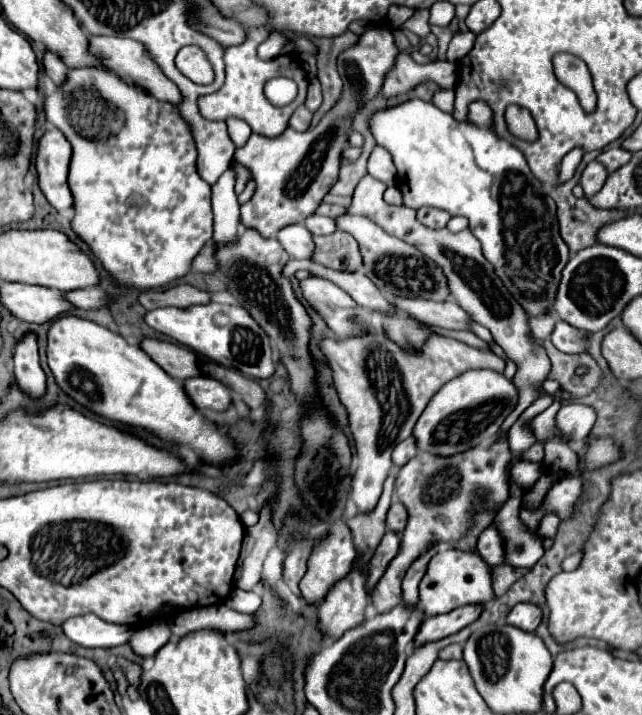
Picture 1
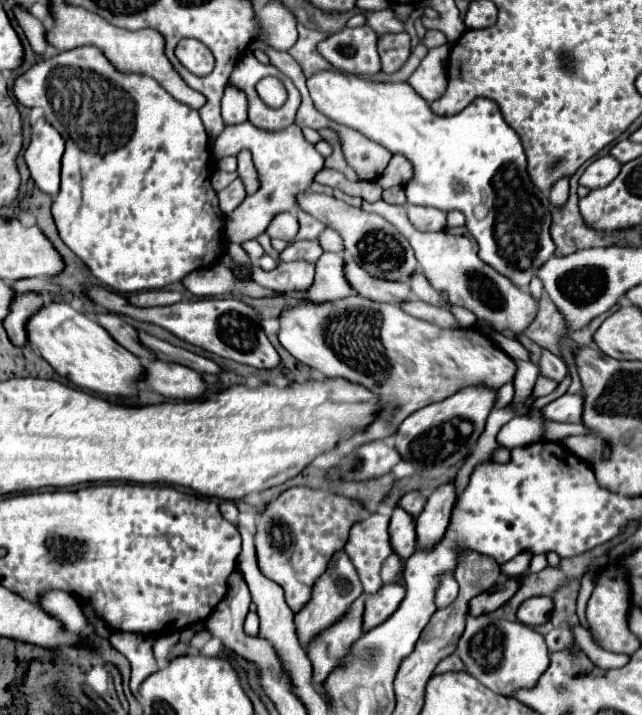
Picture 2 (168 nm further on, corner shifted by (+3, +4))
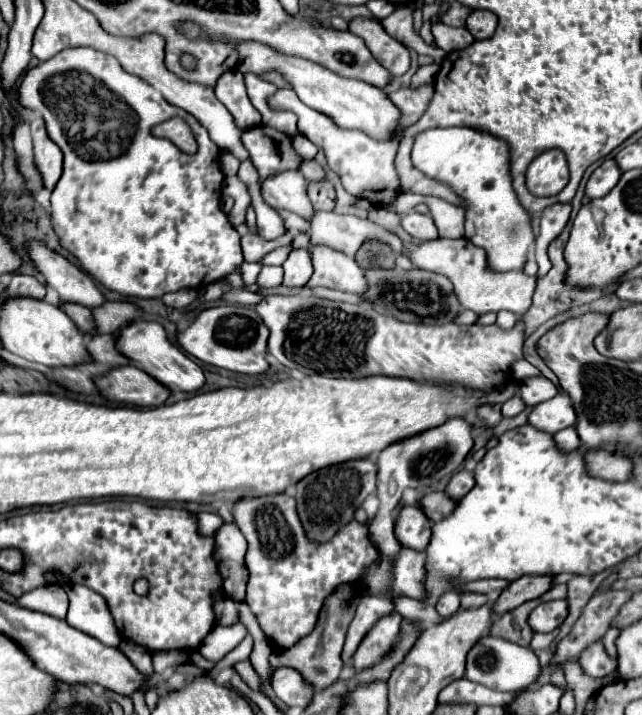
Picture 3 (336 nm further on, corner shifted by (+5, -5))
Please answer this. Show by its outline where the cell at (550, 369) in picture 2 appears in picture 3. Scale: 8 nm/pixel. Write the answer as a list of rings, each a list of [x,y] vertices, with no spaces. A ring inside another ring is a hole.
[[[543,375],[529,377],[529,379],[521,381],[519,389],[521,389],[521,397],[523,397],[527,407],[539,405],[539,403],[543,403],[543,401],[547,401],[547,399],[557,395],[557,387]]]

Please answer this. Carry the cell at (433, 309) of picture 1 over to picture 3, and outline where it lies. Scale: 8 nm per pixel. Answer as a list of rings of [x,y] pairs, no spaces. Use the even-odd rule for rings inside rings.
[[[311,247],[315,273],[309,281],[309,287],[327,287],[339,289],[345,293],[363,295],[367,291],[367,279],[363,269],[355,265],[353,257],[347,257],[329,247]]]

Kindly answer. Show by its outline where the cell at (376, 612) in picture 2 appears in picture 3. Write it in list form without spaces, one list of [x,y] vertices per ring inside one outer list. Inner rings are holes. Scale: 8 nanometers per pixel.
[[[391,611],[369,629],[369,633],[363,637],[361,645],[357,647],[357,651],[353,655],[353,667],[357,671],[361,671],[365,667],[373,667],[375,663],[379,663],[383,659],[383,653],[387,653],[387,649],[395,643],[397,635],[399,635],[401,621],[403,621],[403,617],[397,611]]]

